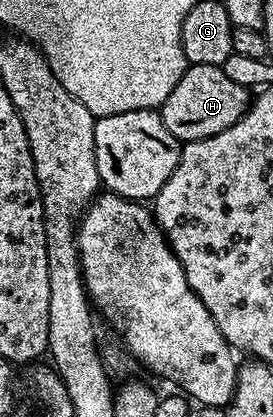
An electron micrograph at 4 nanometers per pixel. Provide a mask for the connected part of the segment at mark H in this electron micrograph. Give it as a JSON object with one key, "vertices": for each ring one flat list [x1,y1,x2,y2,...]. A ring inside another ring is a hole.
{"vertices":[[189,65,183,77,179,77,179,85,171,89,171,97,161,103,159,114,163,125,171,129,173,136,187,144,196,139,215,137,215,133,223,133,223,129,231,129,235,121,245,116,250,102,250,88,231,81,222,66]]}

